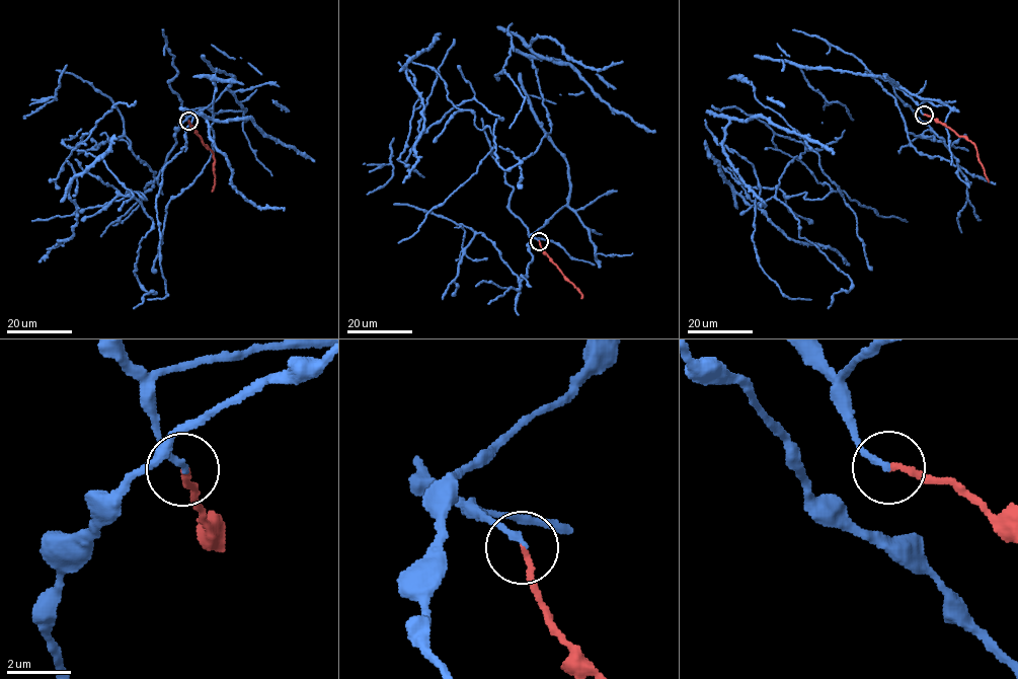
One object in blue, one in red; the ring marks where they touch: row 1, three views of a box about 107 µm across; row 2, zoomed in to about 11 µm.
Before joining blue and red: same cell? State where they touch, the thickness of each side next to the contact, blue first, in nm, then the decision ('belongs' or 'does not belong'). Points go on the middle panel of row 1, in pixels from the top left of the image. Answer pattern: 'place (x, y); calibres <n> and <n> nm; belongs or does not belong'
place (539, 241); calibres 200 and 170 nm; belongs

